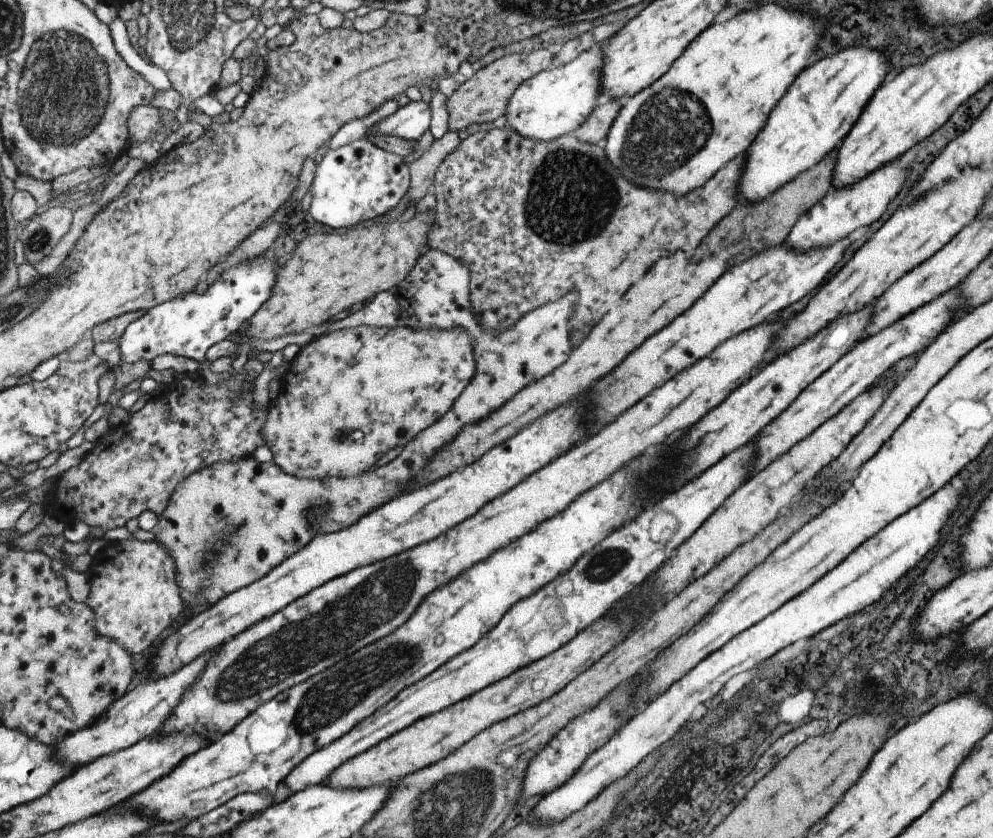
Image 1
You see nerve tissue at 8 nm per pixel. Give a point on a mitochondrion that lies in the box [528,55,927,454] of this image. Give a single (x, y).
(672, 113)

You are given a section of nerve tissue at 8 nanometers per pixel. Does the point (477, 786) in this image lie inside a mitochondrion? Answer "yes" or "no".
yes

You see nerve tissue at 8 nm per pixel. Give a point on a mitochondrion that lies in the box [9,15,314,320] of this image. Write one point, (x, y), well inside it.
(61, 95)

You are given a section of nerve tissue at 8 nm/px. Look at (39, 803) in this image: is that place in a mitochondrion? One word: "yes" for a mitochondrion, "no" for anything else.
no

